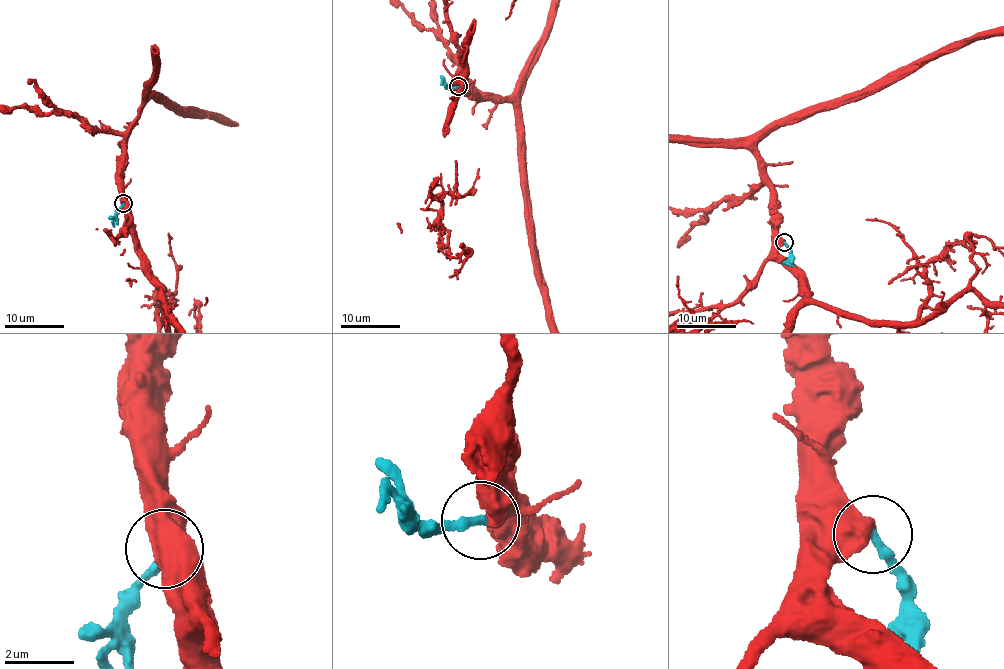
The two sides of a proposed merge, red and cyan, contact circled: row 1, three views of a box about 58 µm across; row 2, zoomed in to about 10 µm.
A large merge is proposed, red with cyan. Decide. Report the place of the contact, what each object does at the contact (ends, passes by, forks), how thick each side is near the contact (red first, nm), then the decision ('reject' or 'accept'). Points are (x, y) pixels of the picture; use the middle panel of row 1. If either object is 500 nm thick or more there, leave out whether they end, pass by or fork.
(458, 86) | 650/280 nm | accept

